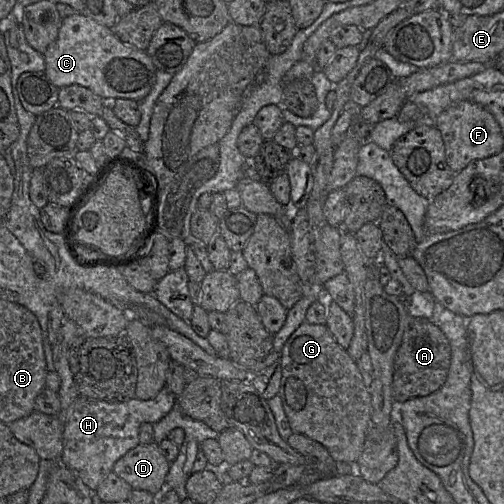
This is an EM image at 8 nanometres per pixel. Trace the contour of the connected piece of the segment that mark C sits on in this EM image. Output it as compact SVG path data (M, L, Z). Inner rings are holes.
M75 13L62 19L57 39L47 48L43 56L44 73L54 86L62 88L77 84L88 88L107 103L119 98L141 101L151 91L157 71L146 50L139 50L123 43L112 29L82 13Z

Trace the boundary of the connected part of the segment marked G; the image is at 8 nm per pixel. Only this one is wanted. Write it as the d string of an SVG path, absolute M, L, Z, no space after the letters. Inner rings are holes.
M303 322L286 341L279 363L282 379L278 395L293 433L321 443L335 461L356 463L372 415L371 394L356 361L338 344L326 324Z

